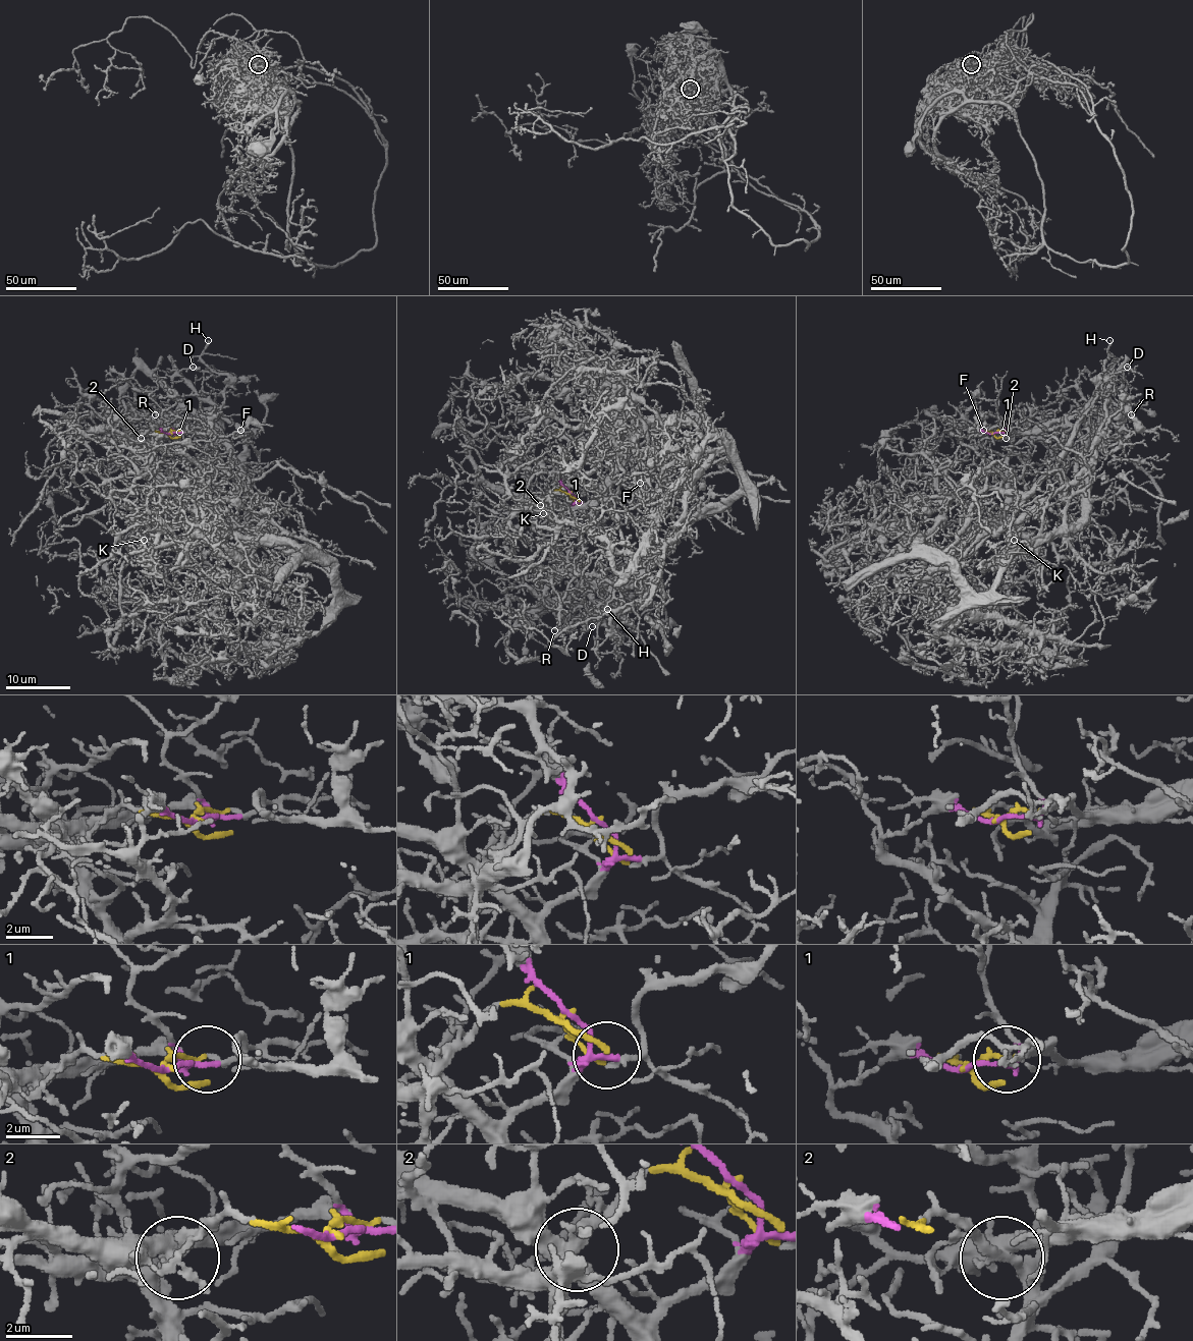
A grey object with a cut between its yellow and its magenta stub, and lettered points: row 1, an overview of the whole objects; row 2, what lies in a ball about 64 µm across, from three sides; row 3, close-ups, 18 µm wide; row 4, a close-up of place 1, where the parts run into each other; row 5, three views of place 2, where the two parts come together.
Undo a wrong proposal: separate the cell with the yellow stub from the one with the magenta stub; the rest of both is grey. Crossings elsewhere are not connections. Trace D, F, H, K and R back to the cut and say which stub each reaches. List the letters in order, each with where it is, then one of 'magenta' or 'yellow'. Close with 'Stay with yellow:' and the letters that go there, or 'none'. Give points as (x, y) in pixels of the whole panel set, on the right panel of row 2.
D: place (1127, 367); magenta
F: place (983, 430); magenta
H: place (1109, 340); magenta
K: place (1014, 540); yellow
R: place (1131, 414); magenta
Stay with yellow: K

